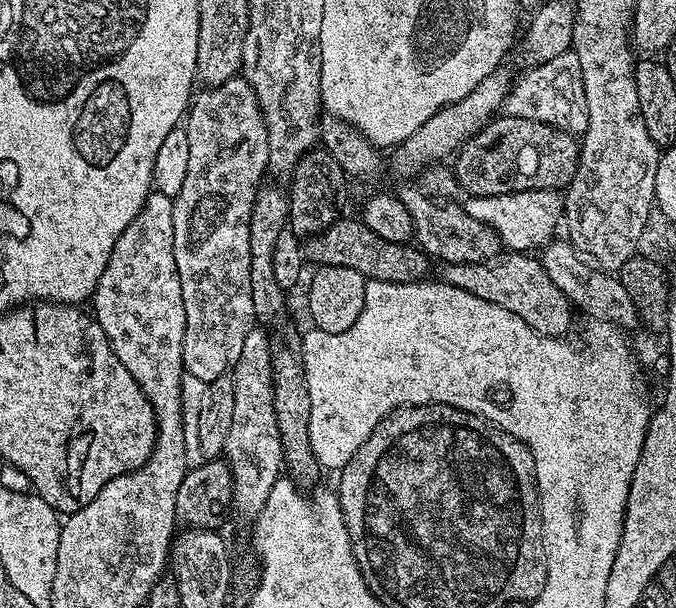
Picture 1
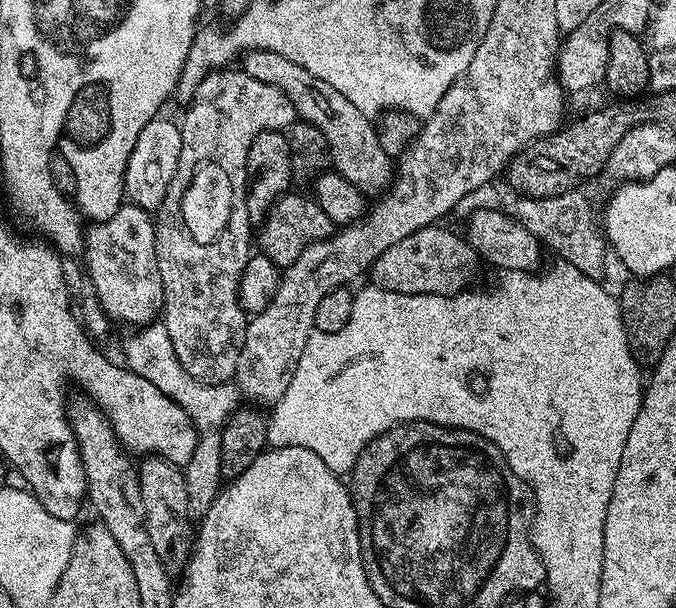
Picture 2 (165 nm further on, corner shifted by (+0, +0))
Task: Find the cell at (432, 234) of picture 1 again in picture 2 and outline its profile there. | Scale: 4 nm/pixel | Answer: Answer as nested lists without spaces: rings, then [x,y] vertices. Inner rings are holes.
[[[254,50],[243,53],[242,60],[244,60],[243,72],[250,78],[258,78],[258,82],[266,82],[270,86],[282,90],[282,94],[286,94],[286,98],[290,98],[290,102],[296,107],[297,117],[301,121],[312,123],[325,135],[331,156],[330,164],[335,171],[345,176],[353,186],[365,194],[383,193],[391,185],[394,179],[393,157],[388,156],[386,150],[382,150],[382,142],[376,133],[376,124],[365,112],[358,110],[358,106],[354,106],[354,102],[350,102],[350,98],[338,94],[338,90],[334,90],[334,86],[322,82],[322,78],[314,78],[314,74],[310,74],[302,66],[298,66],[298,62],[290,62],[290,58],[286,58],[282,54],[274,54],[270,50]]]

